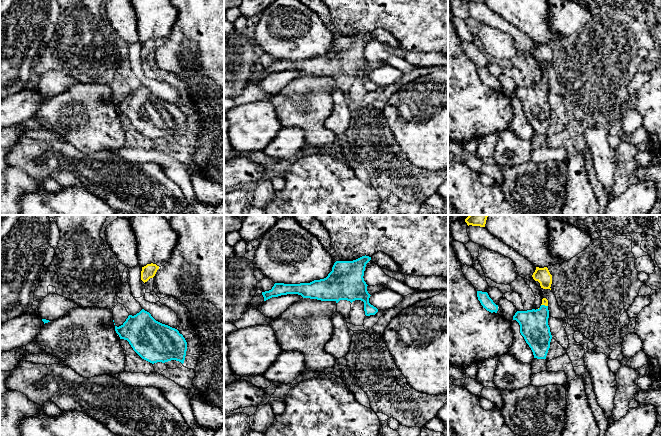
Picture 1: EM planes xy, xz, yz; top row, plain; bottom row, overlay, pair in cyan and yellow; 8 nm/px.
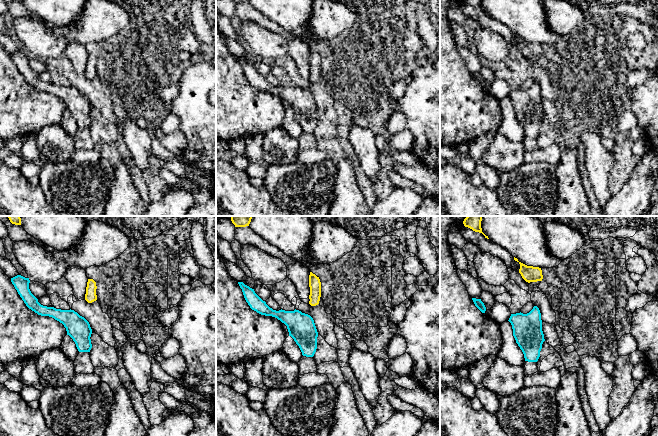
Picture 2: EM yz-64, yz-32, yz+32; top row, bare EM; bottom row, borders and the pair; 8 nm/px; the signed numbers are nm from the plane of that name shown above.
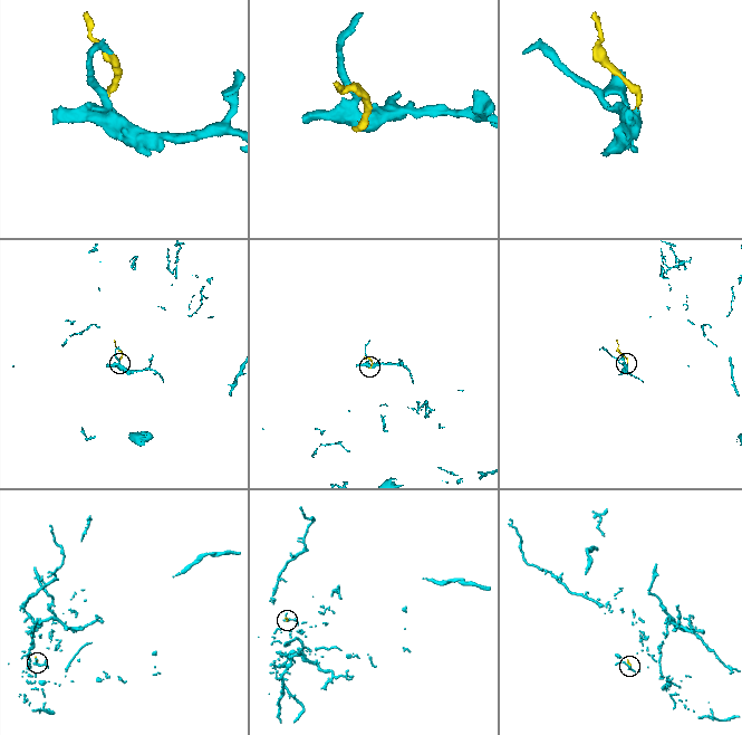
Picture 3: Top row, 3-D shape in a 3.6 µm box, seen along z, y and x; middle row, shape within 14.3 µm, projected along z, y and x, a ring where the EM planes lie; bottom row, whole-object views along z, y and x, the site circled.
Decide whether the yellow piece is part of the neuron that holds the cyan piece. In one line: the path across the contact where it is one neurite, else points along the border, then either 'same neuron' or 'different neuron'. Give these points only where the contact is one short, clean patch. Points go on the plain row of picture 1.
across yz (534, 103), (544, 81), (544, 77) | same neuron

